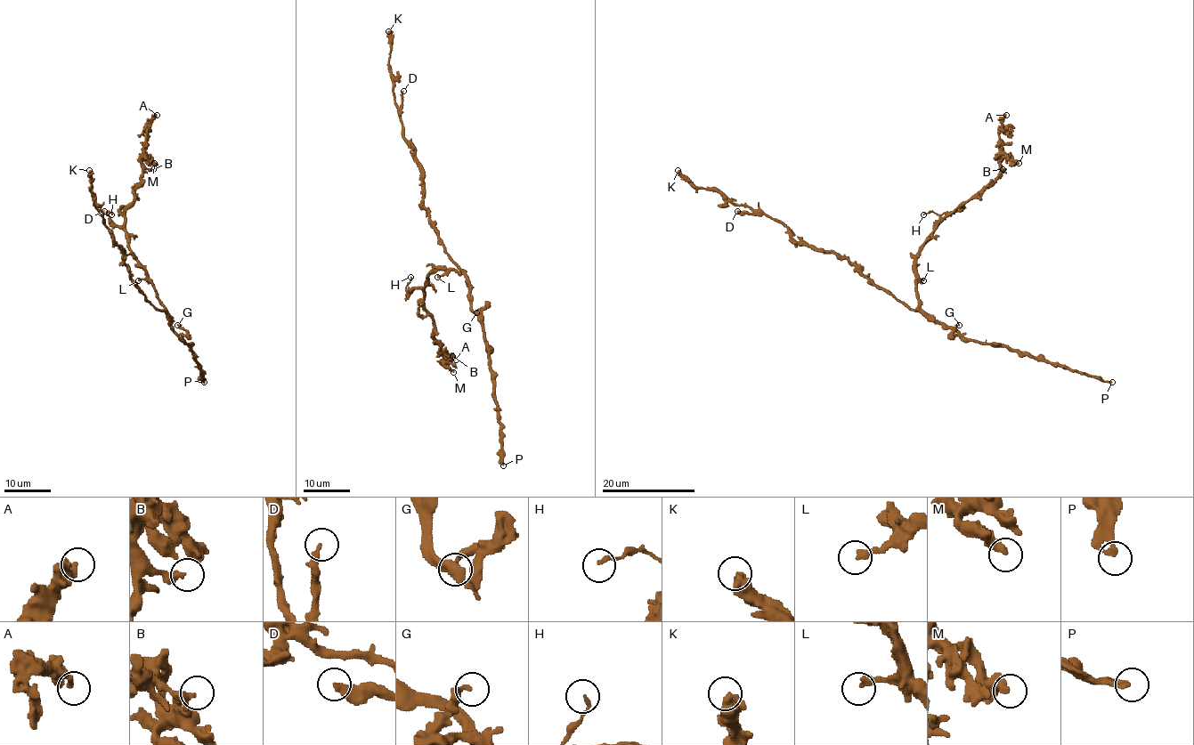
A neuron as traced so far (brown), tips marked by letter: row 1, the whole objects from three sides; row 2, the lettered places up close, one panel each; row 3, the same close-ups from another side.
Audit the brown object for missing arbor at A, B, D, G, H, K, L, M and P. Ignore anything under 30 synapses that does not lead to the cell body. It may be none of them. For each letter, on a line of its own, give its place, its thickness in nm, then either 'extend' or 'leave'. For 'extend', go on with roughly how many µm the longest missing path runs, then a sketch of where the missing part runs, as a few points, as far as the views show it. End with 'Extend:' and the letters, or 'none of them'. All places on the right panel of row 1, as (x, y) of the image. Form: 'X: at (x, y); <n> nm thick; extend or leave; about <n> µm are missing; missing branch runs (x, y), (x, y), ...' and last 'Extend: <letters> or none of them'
A: at (1006, 115); 400 nm thick; leave
B: at (1003, 169); 380 nm thick; leave
D: at (737, 211); 240 nm thick; leave
G: at (959, 325); 240 nm thick; leave
H: at (923, 214); 140 nm thick; leave
K: at (678, 170); 600 nm thick; extend; about 15 µm are missing; missing branch runs (678, 170), (680, 169), (674, 161), (661, 158), (647, 141)
L: at (923, 280); 300 nm thick; leave
M: at (1019, 163); 380 nm thick; leave
P: at (1112, 382); 260 nm thick; leave
Extend: K

